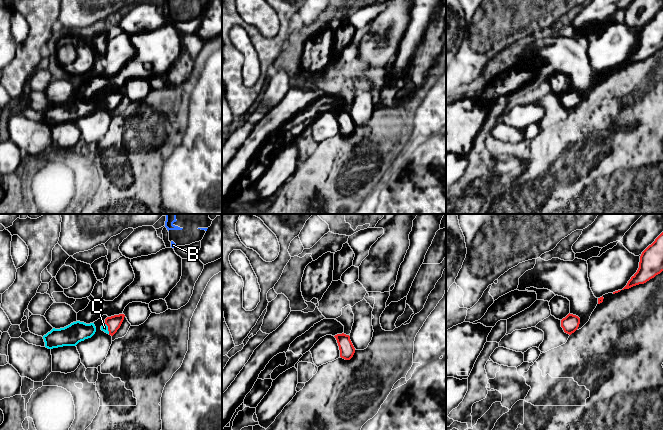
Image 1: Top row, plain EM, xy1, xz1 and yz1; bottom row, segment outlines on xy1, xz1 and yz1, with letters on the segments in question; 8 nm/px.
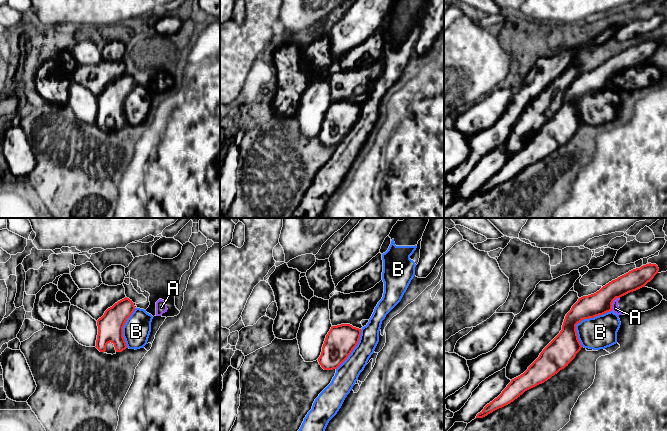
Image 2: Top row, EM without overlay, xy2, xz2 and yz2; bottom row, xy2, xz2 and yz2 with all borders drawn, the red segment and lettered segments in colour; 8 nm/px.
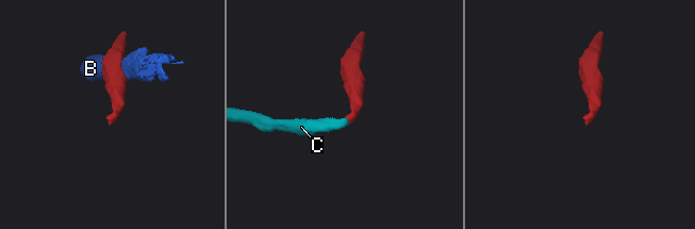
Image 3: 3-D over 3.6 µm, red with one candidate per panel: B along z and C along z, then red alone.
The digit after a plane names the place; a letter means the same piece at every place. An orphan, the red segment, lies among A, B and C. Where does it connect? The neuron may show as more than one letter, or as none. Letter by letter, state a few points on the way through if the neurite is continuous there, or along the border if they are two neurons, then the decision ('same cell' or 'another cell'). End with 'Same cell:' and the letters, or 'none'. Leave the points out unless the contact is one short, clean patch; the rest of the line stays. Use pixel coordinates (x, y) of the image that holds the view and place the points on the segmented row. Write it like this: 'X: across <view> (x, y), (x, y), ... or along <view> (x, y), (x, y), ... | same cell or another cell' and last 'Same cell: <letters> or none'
A: along yz2 (619, 297), (613, 301), (611, 310) | another cell
B: another cell
C: across xy1 (114, 322), (108, 328), (104, 327) | same cell
Same cell: C

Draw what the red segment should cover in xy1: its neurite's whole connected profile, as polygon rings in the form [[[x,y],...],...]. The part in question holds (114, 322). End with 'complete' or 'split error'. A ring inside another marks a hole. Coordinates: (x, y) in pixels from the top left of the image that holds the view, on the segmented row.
[[[124,314],[107,317],[105,319],[105,324],[101,326],[101,330],[113,336],[117,332],[117,330],[120,328],[124,320],[124,317],[125,317]]] | split error

